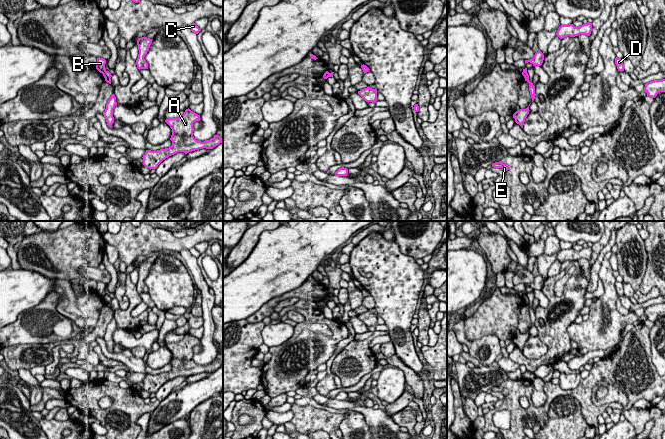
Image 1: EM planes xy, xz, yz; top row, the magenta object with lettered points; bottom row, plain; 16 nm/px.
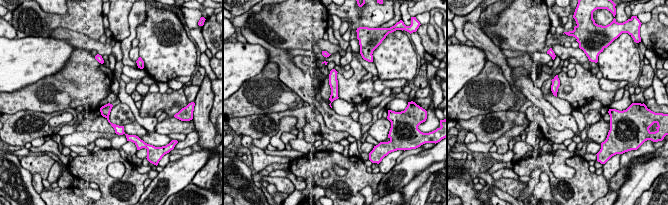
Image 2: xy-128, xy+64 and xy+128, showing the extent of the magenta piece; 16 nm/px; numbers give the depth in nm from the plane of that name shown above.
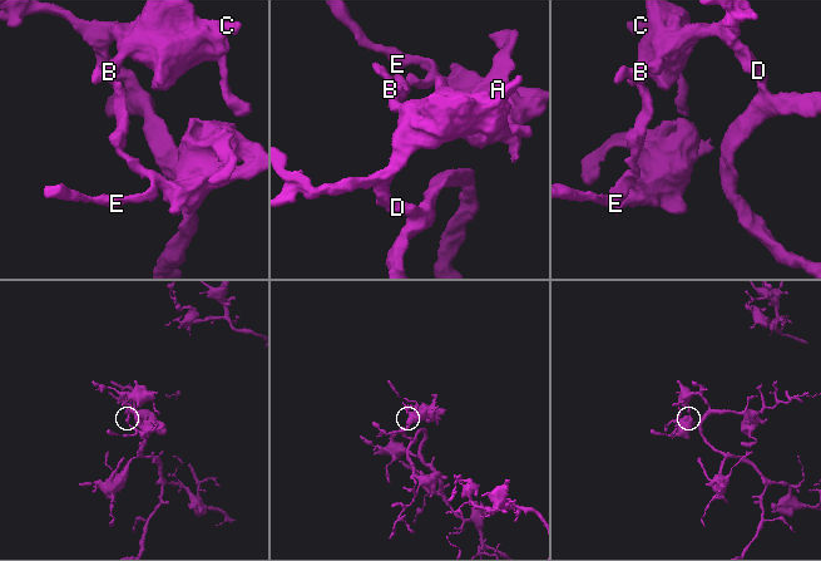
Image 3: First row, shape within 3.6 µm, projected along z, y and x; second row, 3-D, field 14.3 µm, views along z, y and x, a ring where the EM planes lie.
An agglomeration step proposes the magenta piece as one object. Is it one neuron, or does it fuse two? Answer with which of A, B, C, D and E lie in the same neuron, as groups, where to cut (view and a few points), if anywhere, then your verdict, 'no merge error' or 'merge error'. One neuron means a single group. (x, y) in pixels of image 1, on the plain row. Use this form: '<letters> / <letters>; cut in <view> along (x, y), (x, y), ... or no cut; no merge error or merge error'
A E / B C D; cut in xy along (105, 294), (102, 297); merge error

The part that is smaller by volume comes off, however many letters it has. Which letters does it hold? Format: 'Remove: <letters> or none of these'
Remove: A, E

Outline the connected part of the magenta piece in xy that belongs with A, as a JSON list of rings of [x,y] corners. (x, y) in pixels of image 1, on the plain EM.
[[[189,332],[186,333],[184,338],[179,342],[166,343],[165,346],[172,353],[172,359],[170,362],[172,369],[169,372],[157,375],[146,374],[142,381],[143,389],[150,394],[155,394],[163,384],[178,376],[184,376],[187,378],[203,372],[213,373],[222,367],[222,362],[219,359],[214,359],[213,362],[204,366],[198,365],[194,362],[193,347],[200,345],[200,343],[200,339],[191,335]]]

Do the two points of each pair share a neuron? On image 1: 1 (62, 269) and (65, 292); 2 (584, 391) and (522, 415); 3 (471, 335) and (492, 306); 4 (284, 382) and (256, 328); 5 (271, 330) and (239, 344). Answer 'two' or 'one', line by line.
1: two
2: one
3: one
4: two
5: two

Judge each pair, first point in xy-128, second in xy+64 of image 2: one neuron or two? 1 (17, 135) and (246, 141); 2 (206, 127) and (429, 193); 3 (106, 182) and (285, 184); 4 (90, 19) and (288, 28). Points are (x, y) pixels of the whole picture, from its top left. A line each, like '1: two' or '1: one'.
1: two
2: one
3: two
4: one

